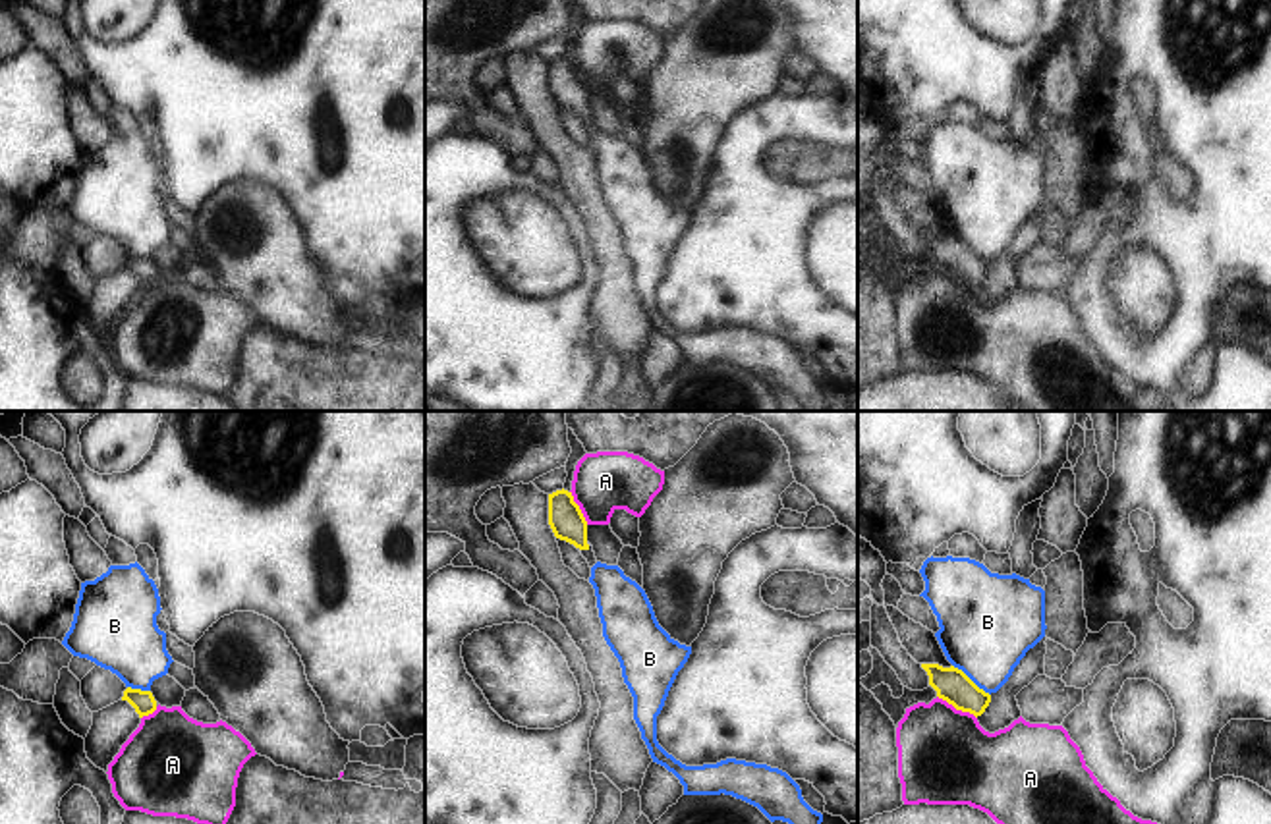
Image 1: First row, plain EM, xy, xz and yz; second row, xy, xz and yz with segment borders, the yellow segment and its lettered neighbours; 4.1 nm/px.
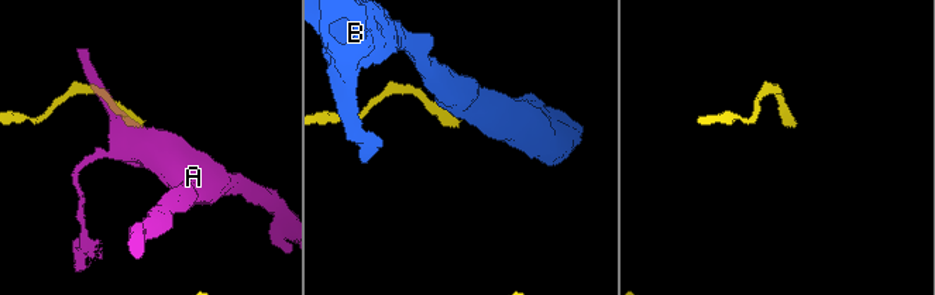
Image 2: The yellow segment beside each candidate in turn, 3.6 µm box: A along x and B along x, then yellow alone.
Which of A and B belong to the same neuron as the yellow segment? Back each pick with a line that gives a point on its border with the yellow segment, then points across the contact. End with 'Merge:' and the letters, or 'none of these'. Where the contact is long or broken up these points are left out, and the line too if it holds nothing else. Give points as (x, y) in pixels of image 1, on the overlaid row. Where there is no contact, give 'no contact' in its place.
Merge: none of these

